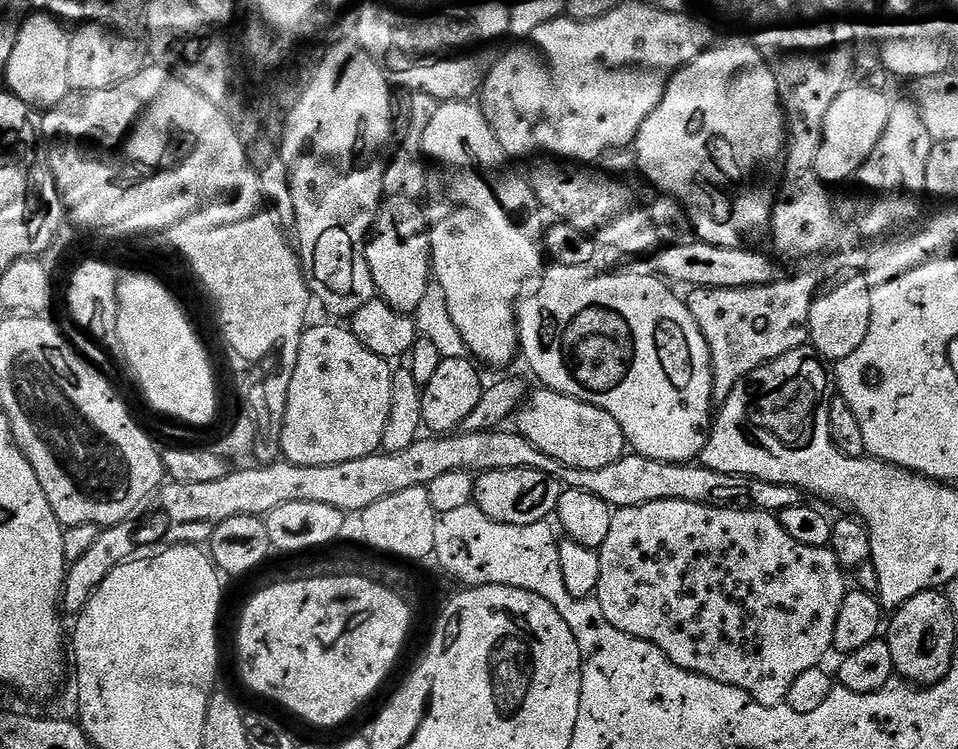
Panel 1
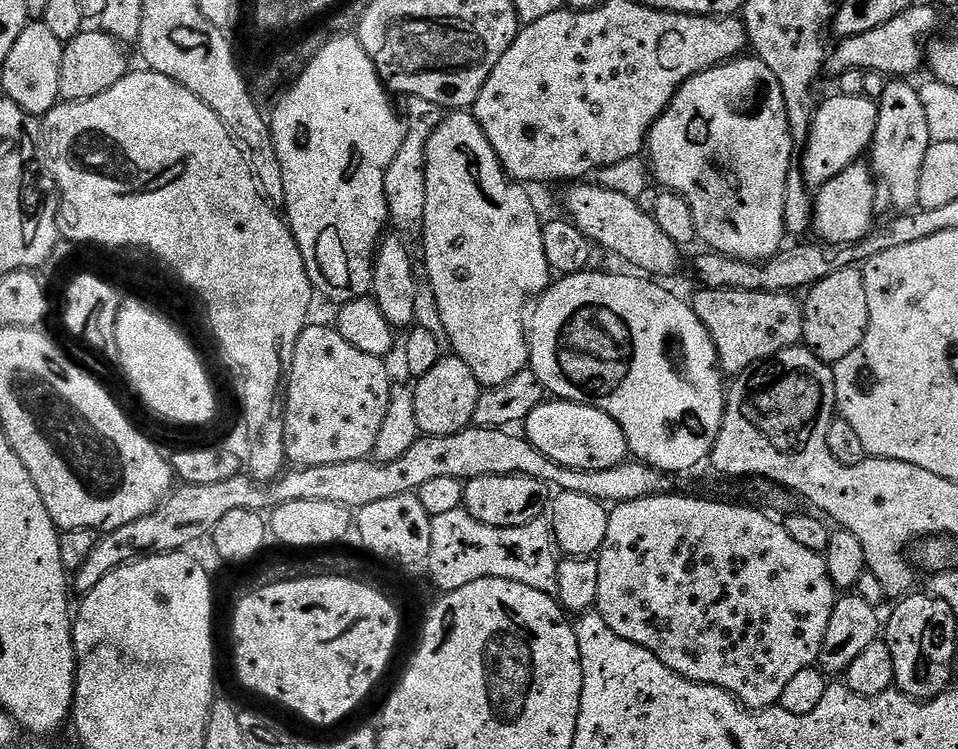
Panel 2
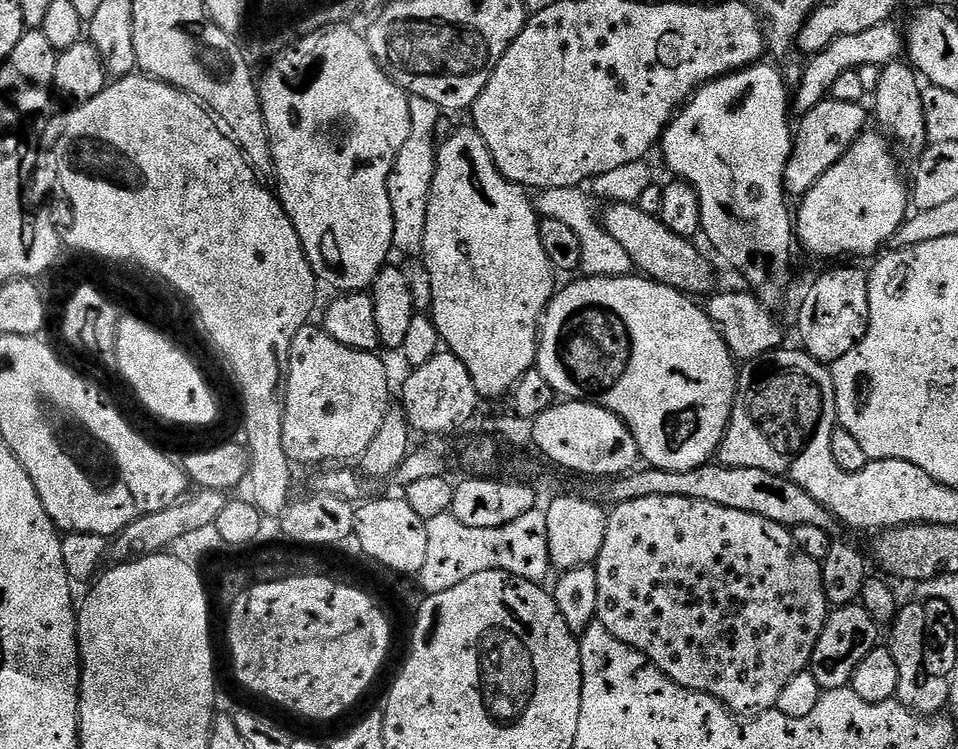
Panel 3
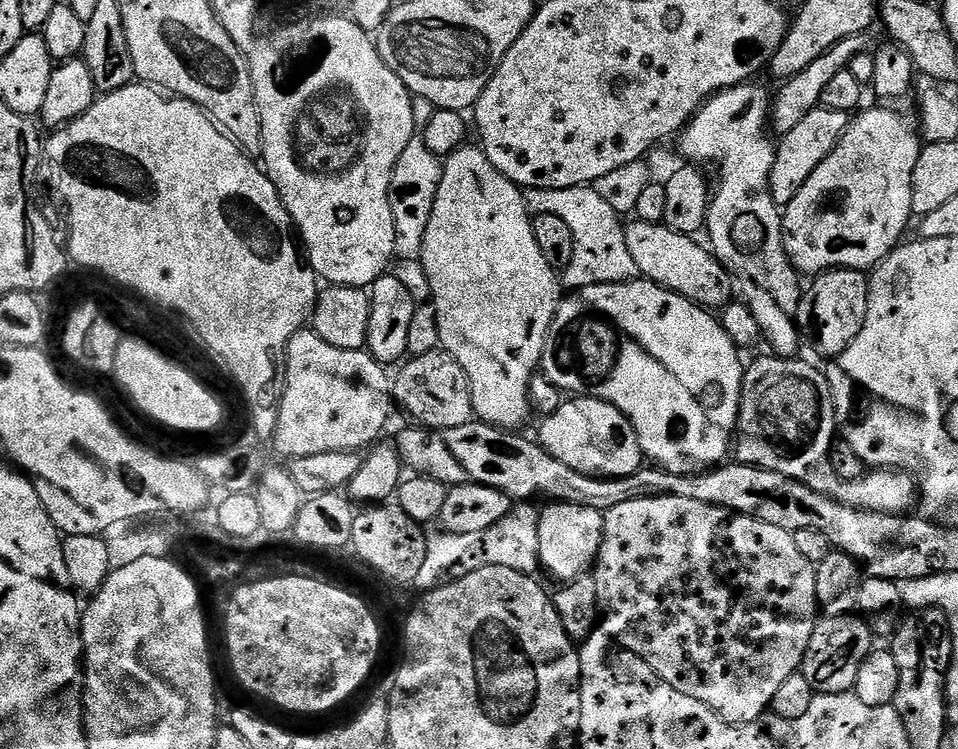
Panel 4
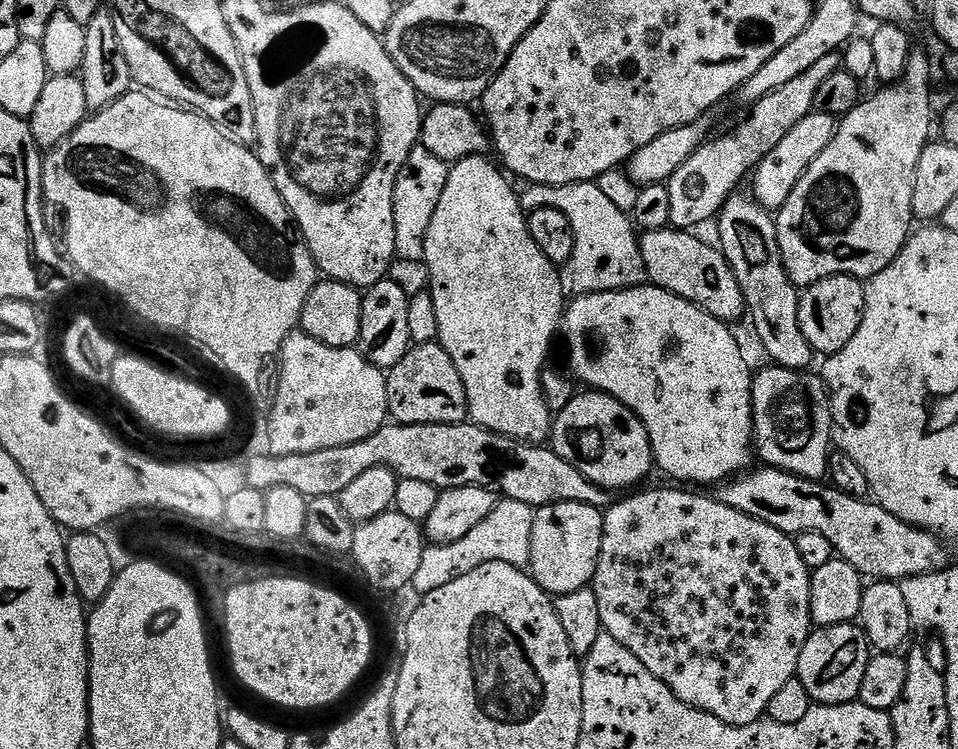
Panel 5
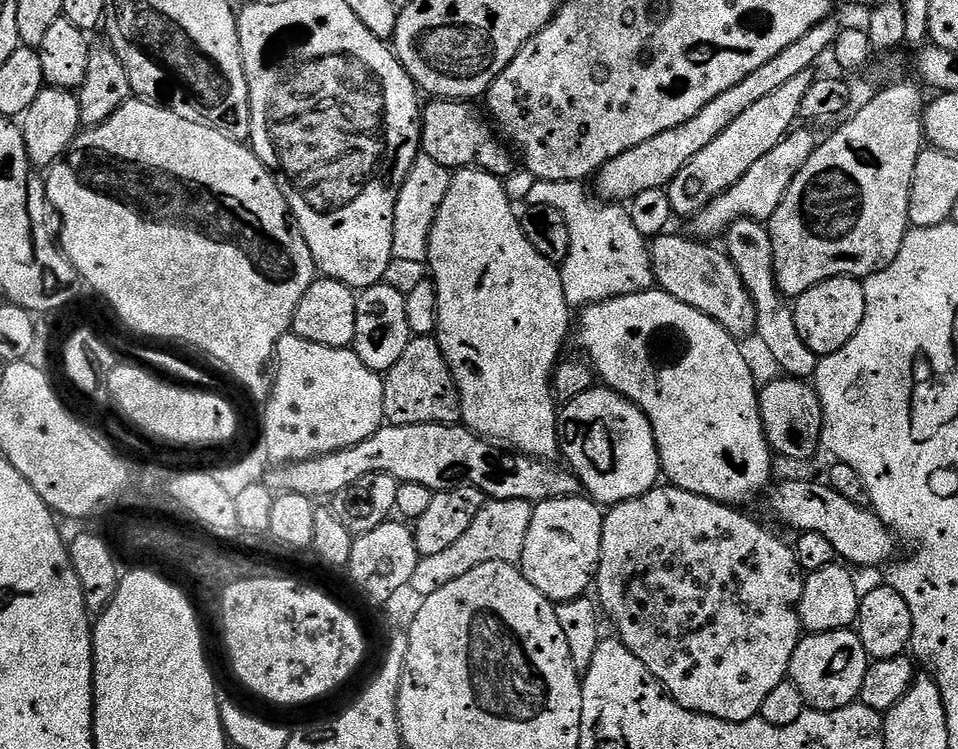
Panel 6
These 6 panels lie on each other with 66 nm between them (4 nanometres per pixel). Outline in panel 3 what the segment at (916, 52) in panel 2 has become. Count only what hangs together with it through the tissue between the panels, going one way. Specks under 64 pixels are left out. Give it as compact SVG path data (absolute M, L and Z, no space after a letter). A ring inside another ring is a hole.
M893 21L878 26L870 26L870 30L862 30L858 34L844 35L836 39L824 51L811 57L808 66L800 80L800 84L792 98L793 107L797 113L803 114L813 109L823 101L832 89L835 79L844 72L855 71L862 66L883 68L892 61L901 59L904 43L901 29L894 26Z

